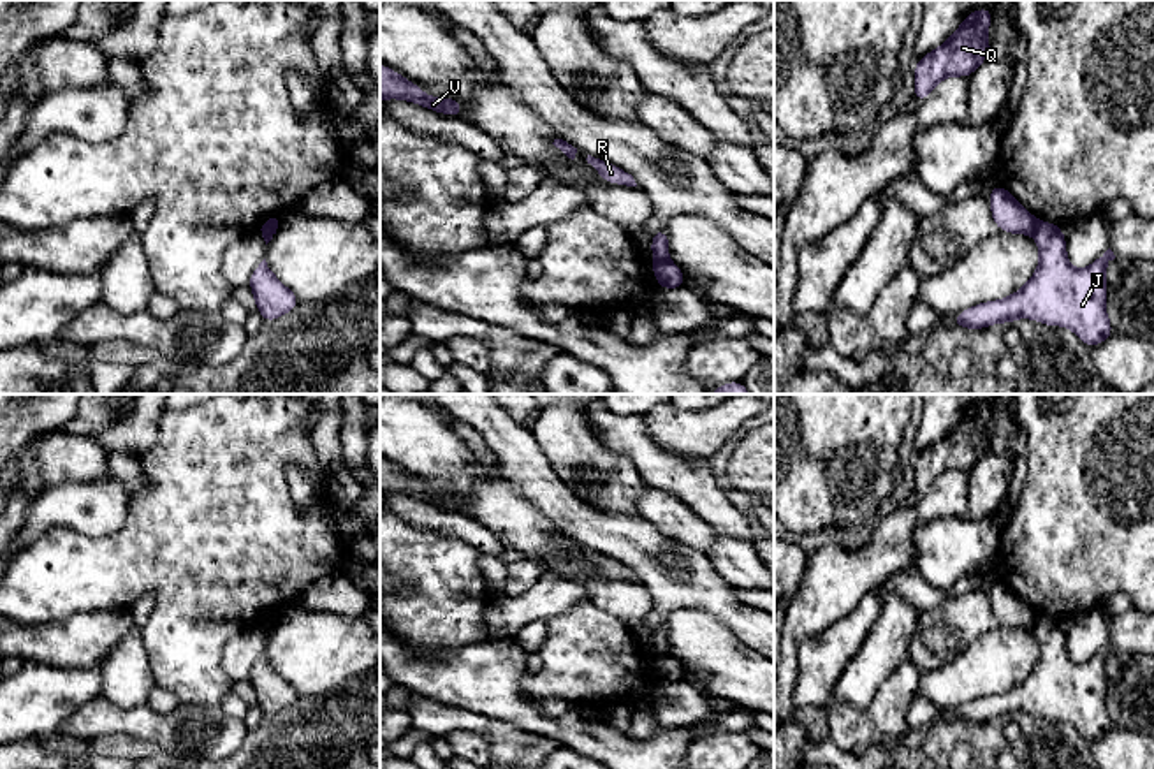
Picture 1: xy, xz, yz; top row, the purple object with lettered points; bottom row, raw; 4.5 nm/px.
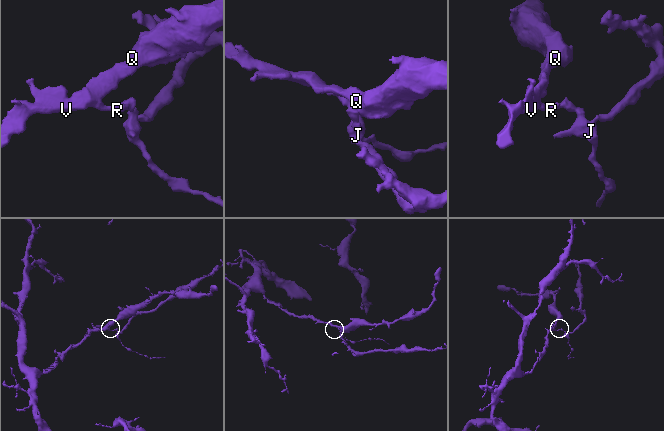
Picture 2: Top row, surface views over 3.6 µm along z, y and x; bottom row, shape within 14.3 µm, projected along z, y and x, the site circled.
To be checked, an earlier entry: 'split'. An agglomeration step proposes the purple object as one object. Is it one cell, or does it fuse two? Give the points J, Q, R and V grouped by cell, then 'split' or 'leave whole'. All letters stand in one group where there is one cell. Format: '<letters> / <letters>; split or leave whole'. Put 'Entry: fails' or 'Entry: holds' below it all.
J / Q R V; split
Entry: holds

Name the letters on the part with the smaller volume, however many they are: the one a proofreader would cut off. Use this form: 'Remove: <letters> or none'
Remove: J

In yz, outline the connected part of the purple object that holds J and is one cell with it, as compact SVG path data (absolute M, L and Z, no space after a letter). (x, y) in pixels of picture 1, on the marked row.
M1036 222L1033 234L1040 264L1031 280L1006 299L960 311L953 317L957 329L983 329L1026 317L1047 326L1066 326L1089 347L1108 340L1114 331L1105 310L1105 267L1115 259L1114 252L1108 248L1087 269L1075 269L1068 262L1061 227Z

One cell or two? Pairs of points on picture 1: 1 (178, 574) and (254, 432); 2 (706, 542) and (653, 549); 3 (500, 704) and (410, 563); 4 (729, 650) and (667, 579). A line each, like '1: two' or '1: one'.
1: one
2: two
3: two
4: two

